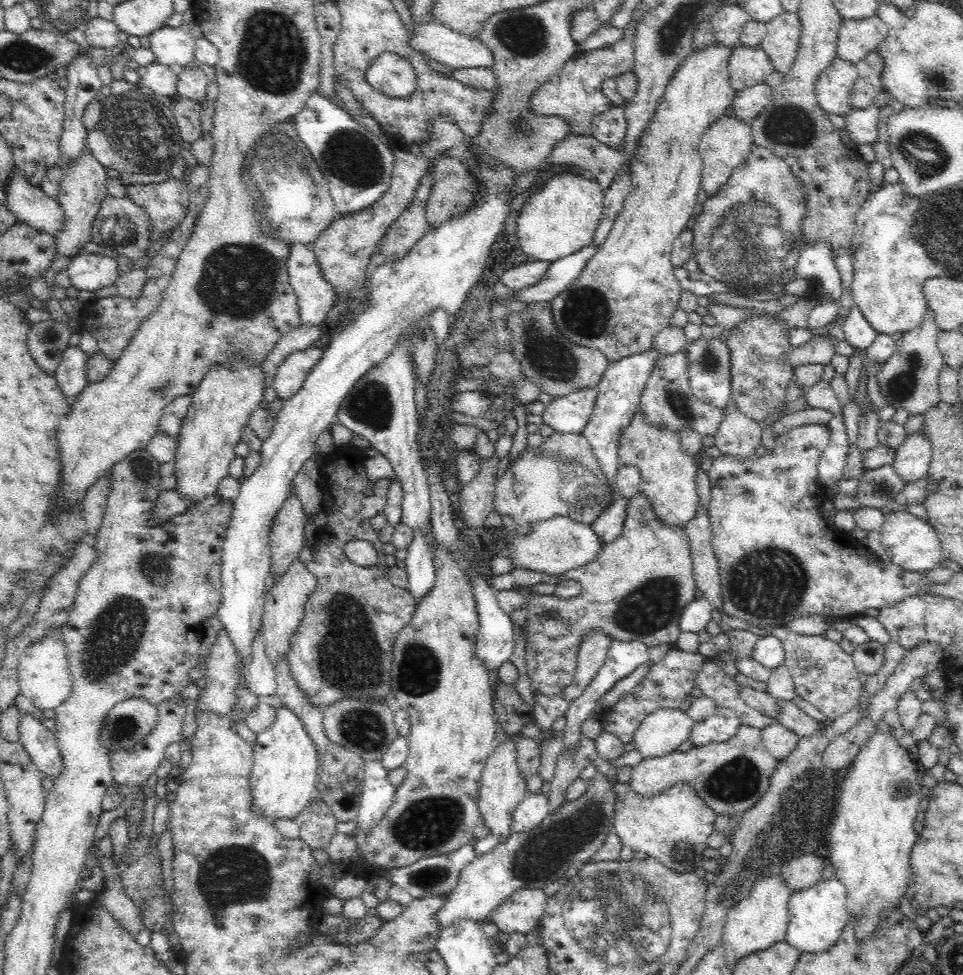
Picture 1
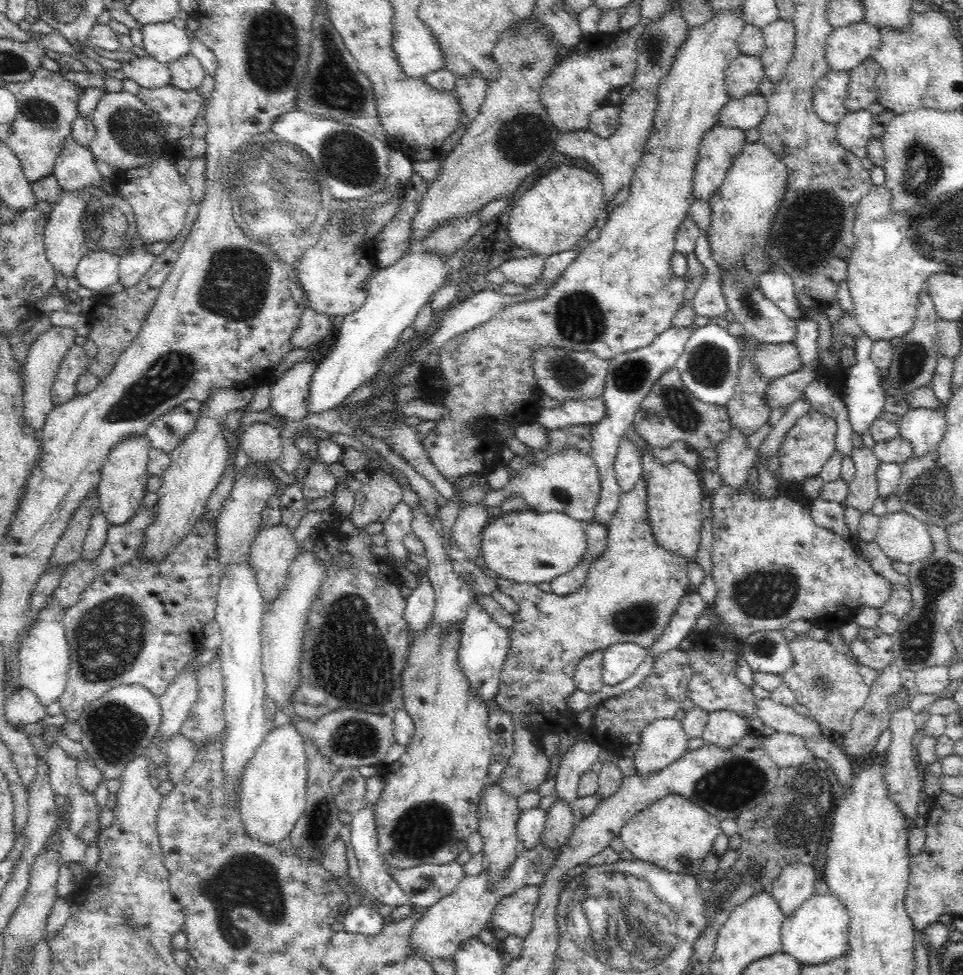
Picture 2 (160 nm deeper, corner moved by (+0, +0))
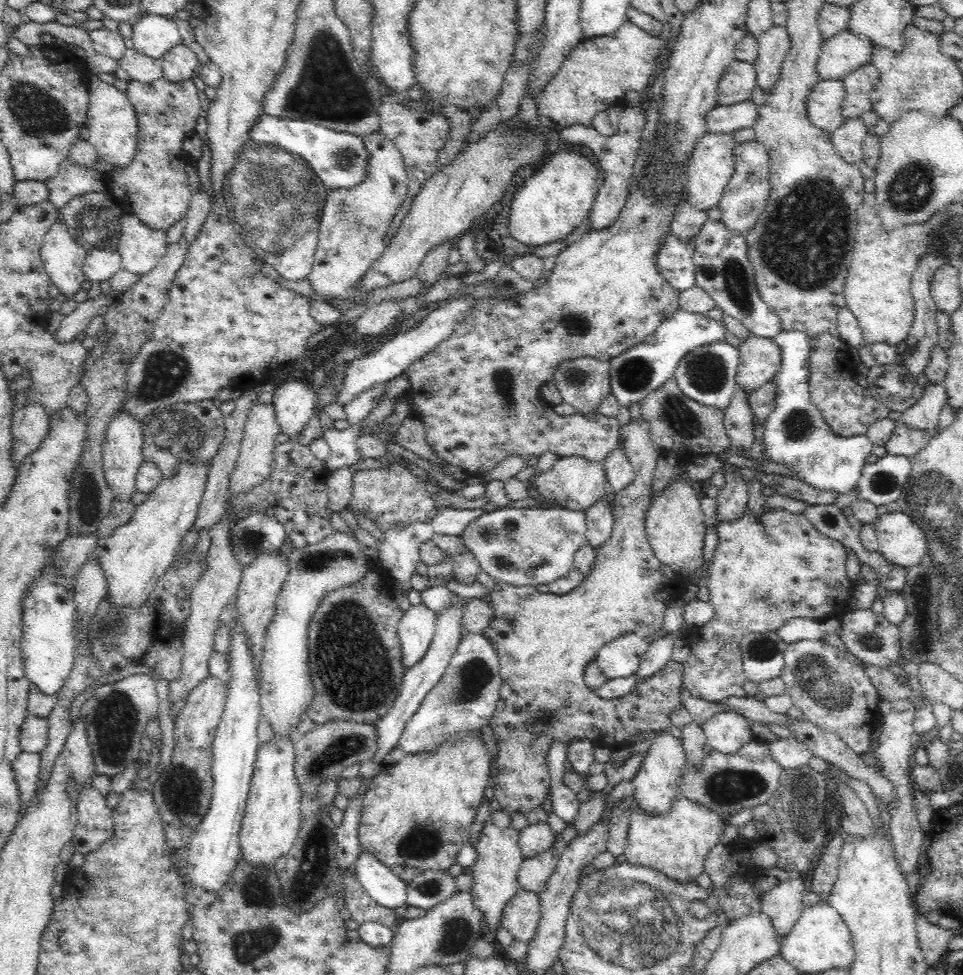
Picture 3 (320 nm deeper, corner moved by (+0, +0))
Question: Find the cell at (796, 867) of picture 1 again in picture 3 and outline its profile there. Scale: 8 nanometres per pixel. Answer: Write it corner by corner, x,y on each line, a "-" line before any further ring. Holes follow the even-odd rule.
795,875
793,879
780,883
780,886
773,884
769,891
763,893
761,897
761,912
764,912
772,921
772,929
776,932
778,942
778,952
781,944
793,924
800,918
804,906
804,880

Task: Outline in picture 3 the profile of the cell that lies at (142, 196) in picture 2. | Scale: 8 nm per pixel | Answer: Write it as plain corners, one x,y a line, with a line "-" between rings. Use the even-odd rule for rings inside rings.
158,78
150,84
131,80
126,93
138,119
136,153
125,167
114,167
105,176
108,175
109,186
114,182
118,188
124,188
126,204
130,204
132,214
145,226
167,231
171,224
185,216
193,195
186,175
188,160
184,157
183,144
202,115
198,88
192,79
173,83

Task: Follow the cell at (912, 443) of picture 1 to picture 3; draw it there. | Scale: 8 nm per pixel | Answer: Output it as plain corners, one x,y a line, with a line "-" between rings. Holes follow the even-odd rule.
928,382
922,388
921,398
907,408
899,418
906,426
934,432
938,426
938,414
947,402
947,395
943,384

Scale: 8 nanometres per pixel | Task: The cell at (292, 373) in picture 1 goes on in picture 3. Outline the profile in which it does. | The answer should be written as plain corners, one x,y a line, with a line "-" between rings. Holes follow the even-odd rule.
296,376
287,379
286,384
276,390
273,400
280,432
296,439
310,422
316,401
317,394
307,381

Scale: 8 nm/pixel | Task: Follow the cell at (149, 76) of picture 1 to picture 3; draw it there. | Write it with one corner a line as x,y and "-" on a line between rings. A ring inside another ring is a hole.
128,49
119,65
126,70
132,81
150,84
158,78
163,78
163,59
154,59
133,49

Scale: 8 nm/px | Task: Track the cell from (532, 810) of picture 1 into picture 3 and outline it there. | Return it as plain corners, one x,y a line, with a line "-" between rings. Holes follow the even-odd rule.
548,822
538,824
526,824
519,832
519,849
522,856
528,860
528,857
535,857
544,851
547,851
556,840
556,833
552,831

